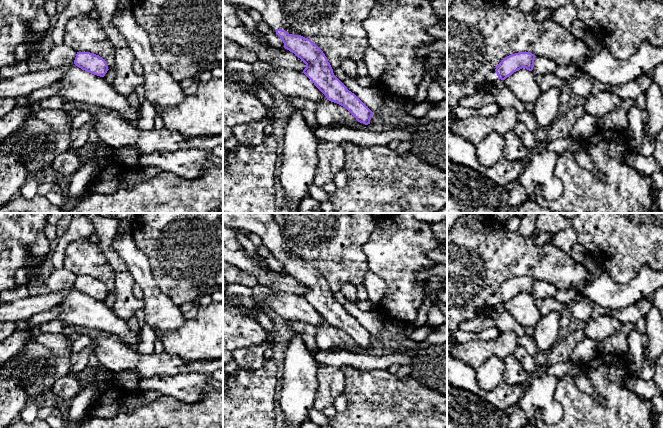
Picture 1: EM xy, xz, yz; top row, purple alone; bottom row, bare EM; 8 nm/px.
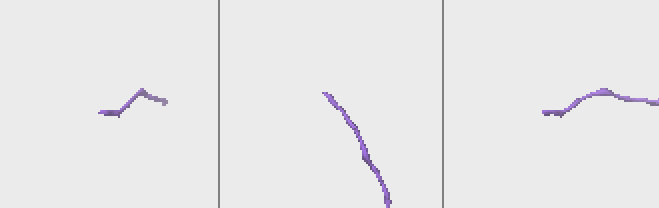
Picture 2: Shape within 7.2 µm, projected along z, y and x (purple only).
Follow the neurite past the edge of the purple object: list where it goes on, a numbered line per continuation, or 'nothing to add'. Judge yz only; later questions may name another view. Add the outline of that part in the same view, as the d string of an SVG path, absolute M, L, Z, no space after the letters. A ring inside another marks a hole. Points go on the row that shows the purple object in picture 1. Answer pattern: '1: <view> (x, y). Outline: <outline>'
1: yz (491, 77). Outline: M496 71L491 72L491 73L488 74L487 77L486 77L486 81L487 81L488 83L492 83L492 82L494 82L494 81L497 80L497 79L498 79L498 76L497 76Z

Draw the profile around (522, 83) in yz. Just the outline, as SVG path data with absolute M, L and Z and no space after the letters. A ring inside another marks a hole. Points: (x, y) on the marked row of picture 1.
M522 68L504 80L504 86L523 103L535 103L542 93L532 71Z

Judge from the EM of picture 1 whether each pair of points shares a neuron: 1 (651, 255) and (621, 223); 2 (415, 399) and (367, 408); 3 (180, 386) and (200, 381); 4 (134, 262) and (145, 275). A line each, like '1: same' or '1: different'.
1: same
2: same
3: same
4: same

